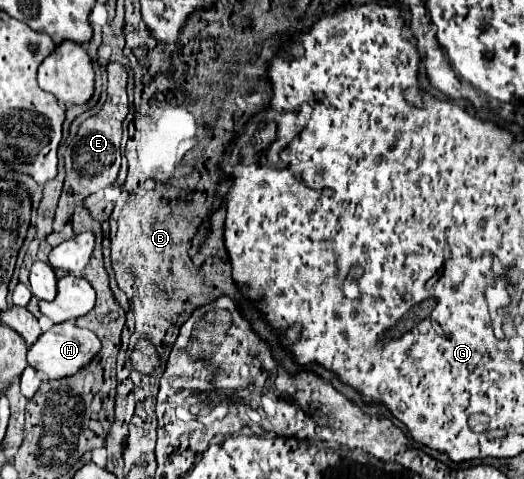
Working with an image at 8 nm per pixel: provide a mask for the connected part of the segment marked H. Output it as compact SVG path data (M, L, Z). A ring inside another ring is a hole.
M65 321L45 331L39 337L39 343L35 343L35 347L27 351L27 361L33 369L39 371L43 379L63 379L63 377L73 377L77 371L89 365L99 351L101 351L101 341L93 331L77 327L75 321Z

